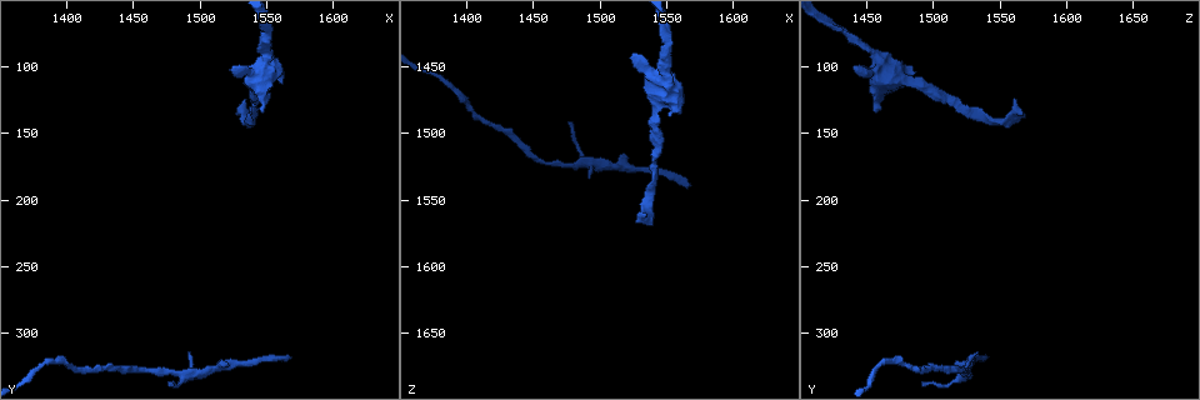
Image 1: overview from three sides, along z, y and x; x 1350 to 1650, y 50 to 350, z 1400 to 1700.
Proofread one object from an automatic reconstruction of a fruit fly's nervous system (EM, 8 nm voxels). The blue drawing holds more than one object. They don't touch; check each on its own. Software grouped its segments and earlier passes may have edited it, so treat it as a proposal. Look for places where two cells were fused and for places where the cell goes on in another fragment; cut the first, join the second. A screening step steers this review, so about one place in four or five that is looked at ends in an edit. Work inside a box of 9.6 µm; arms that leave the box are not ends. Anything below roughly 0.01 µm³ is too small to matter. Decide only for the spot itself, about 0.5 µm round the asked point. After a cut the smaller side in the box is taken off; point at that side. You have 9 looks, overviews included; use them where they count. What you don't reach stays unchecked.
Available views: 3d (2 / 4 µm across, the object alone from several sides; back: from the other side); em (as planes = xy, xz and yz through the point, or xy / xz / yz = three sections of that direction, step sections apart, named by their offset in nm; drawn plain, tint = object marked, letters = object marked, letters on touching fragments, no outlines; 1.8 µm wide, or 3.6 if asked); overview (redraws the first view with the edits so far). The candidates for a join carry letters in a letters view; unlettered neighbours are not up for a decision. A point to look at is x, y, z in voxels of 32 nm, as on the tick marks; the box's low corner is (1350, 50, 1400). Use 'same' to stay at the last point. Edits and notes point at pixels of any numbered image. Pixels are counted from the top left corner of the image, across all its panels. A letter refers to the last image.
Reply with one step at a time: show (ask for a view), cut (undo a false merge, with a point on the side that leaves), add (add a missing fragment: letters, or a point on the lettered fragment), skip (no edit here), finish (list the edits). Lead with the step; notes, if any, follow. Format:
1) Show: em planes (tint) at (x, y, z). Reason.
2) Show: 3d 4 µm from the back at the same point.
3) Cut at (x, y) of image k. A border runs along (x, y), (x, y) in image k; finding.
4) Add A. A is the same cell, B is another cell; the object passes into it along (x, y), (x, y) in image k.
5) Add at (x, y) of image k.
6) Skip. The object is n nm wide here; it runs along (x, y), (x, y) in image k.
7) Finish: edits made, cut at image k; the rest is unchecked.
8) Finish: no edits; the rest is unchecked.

Show: 3d 4 µm at (1534, 124, 1562). Branch stops here.

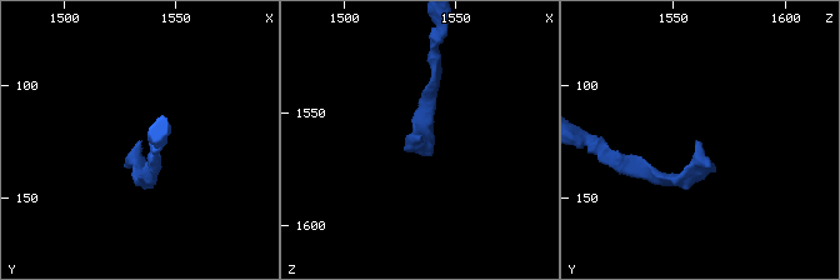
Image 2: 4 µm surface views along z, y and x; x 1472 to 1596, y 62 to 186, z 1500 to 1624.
Show: em yz step 16 (letters) at (1535, 124, 1561).

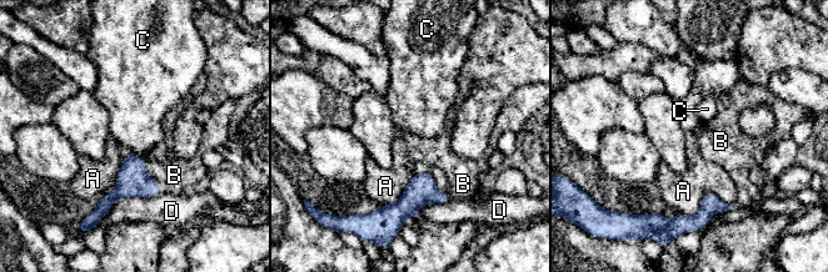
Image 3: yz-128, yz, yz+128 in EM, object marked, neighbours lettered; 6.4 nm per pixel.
Add B. B is the same cell, A, C and D are other cells; the object passes into it along (133, 180), (151, 179), (174, 175) in image 3; it goes on there.

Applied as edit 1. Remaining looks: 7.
Show: overview.

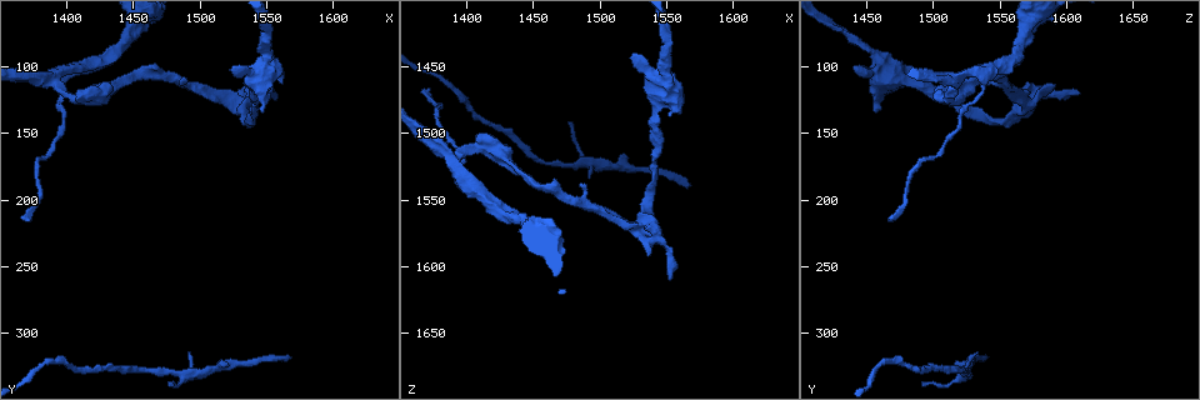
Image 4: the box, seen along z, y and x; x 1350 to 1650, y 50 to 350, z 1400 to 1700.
Show: 3d 2 µm at (1570, 318, 1538).

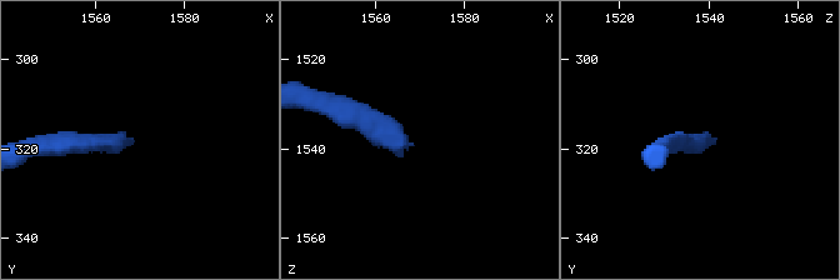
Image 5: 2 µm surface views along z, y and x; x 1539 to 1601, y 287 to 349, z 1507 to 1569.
Show: em 3.6 µm planes (plain) at (1569, 318, 1538).

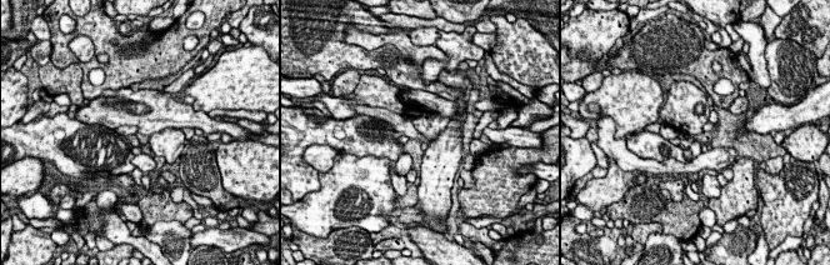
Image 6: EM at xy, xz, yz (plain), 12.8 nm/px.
Show: em 3.6 µm planes (letters) at the same point.

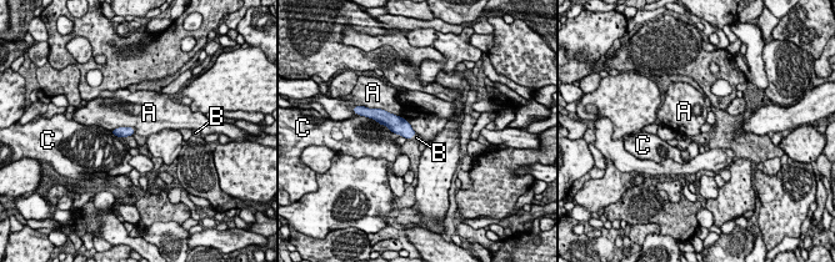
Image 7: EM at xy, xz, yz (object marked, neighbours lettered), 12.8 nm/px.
Add B. B is the same cell, A and C are other cells; it goes on there.

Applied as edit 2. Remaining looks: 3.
Show: overview. Redraw.

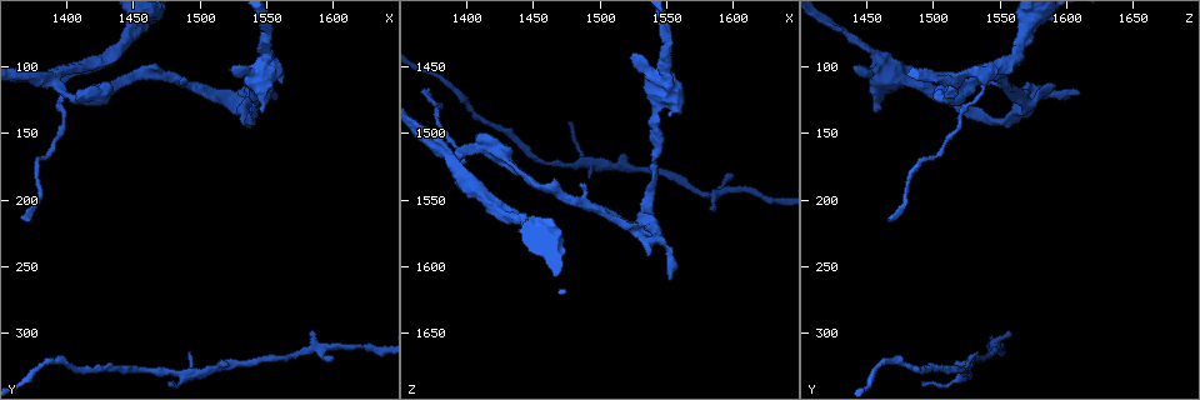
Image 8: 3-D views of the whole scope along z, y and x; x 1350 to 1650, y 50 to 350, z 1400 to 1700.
Show: em xy step 4 (letters) at (1558, 100, 1484). Free end.

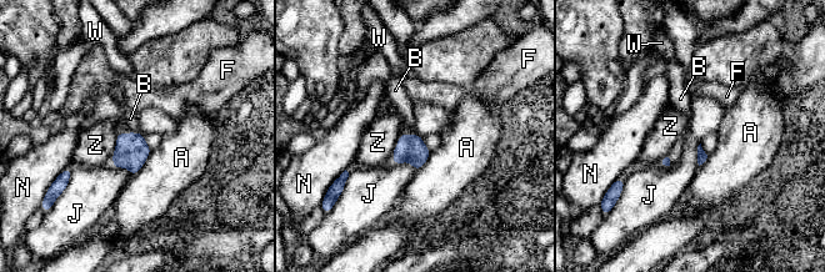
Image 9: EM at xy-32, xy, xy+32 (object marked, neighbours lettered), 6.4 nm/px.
Skip. A, B, F, J, N, W and Z are other cells; a border runs along (394, 166), (408, 161), (415, 171) in image 9; no lettered fragment goes on from it.

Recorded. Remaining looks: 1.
Show: em planes (letters) at (1526, 100, 1440). Free end.

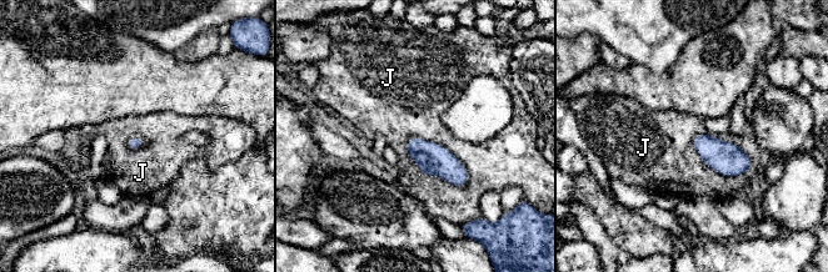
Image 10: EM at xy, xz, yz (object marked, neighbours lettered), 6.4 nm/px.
Skip. J is another cell; a border runs along (407, 141), (443, 145), (468, 182) in image 10; no lettered fragment goes on from it.

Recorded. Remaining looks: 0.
Finish: edits made, add at image 3, add at image 7; the rest is unchecked.

